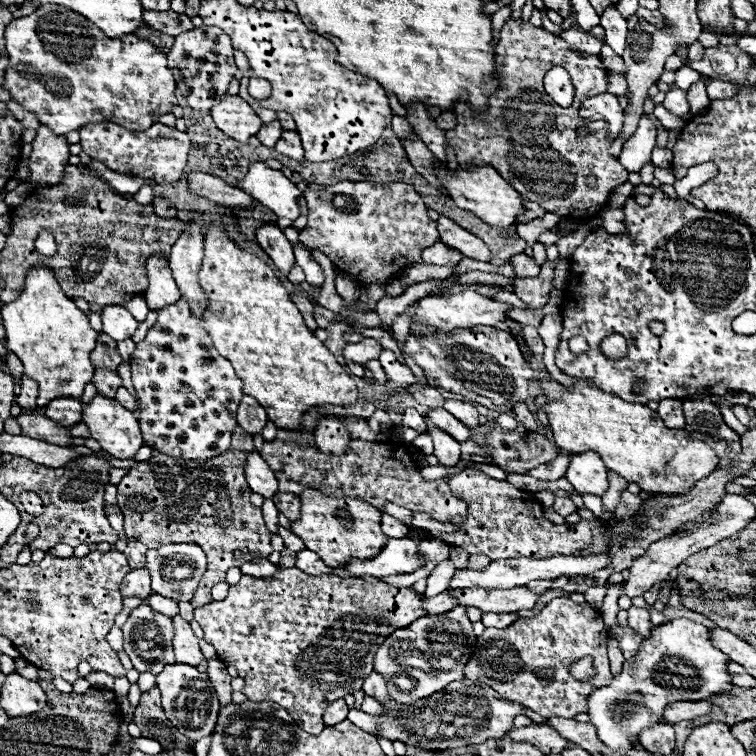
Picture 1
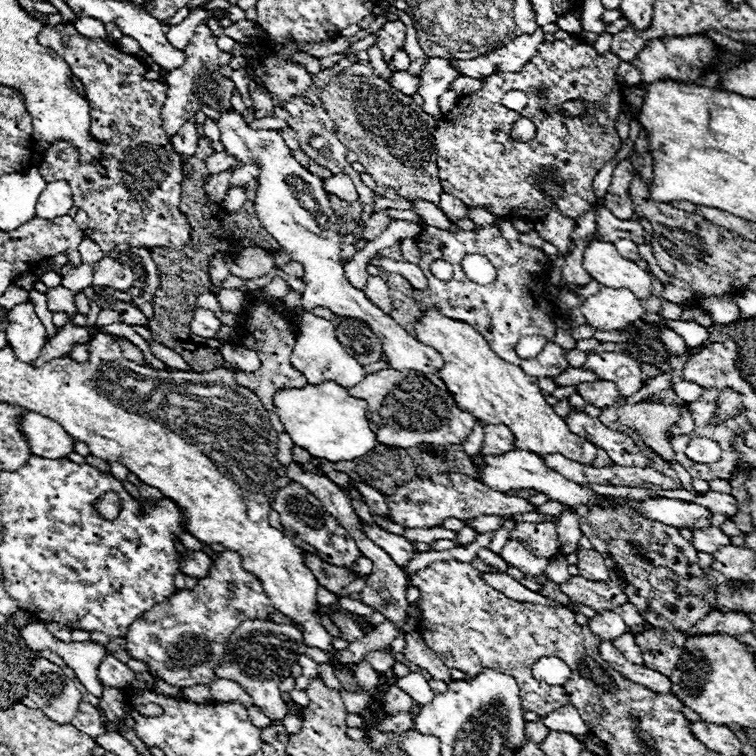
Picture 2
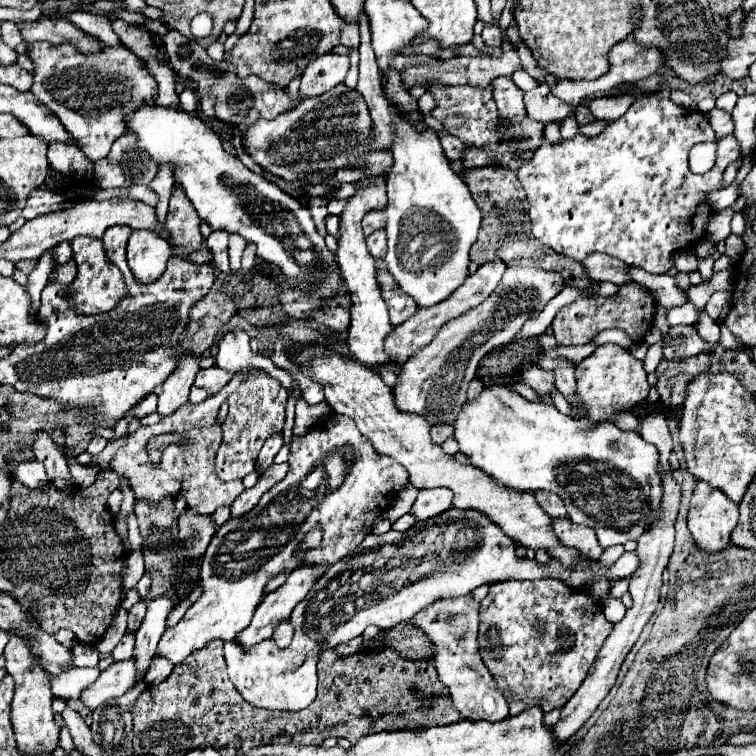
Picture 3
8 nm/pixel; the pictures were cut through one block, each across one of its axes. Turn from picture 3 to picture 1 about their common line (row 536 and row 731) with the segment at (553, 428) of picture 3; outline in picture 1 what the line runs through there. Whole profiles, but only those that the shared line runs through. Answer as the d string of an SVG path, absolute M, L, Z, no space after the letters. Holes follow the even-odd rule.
M676 618L676 620L670 620L666 624L654 626L652 636L640 644L640 650L634 658L624 662L622 672L612 678L612 684L606 688L596 688L590 694L588 716L590 716L590 722L598 730L598 738L602 740L602 744L606 748L630 750L632 748L630 740L636 740L638 732L642 728L650 728L652 724L660 724L664 704L670 704L676 700L706 700L710 696L728 694L734 686L732 678L728 674L728 668L726 668L728 662L730 662L730 658L724 652L720 652L718 648L714 648L712 638L710 638L710 630L702 624L696 624L696 622L686 620L686 618ZM660 684L680 684L680 694L668 692L668 686L666 686L666 690L662 690L664 686L660 686Z

